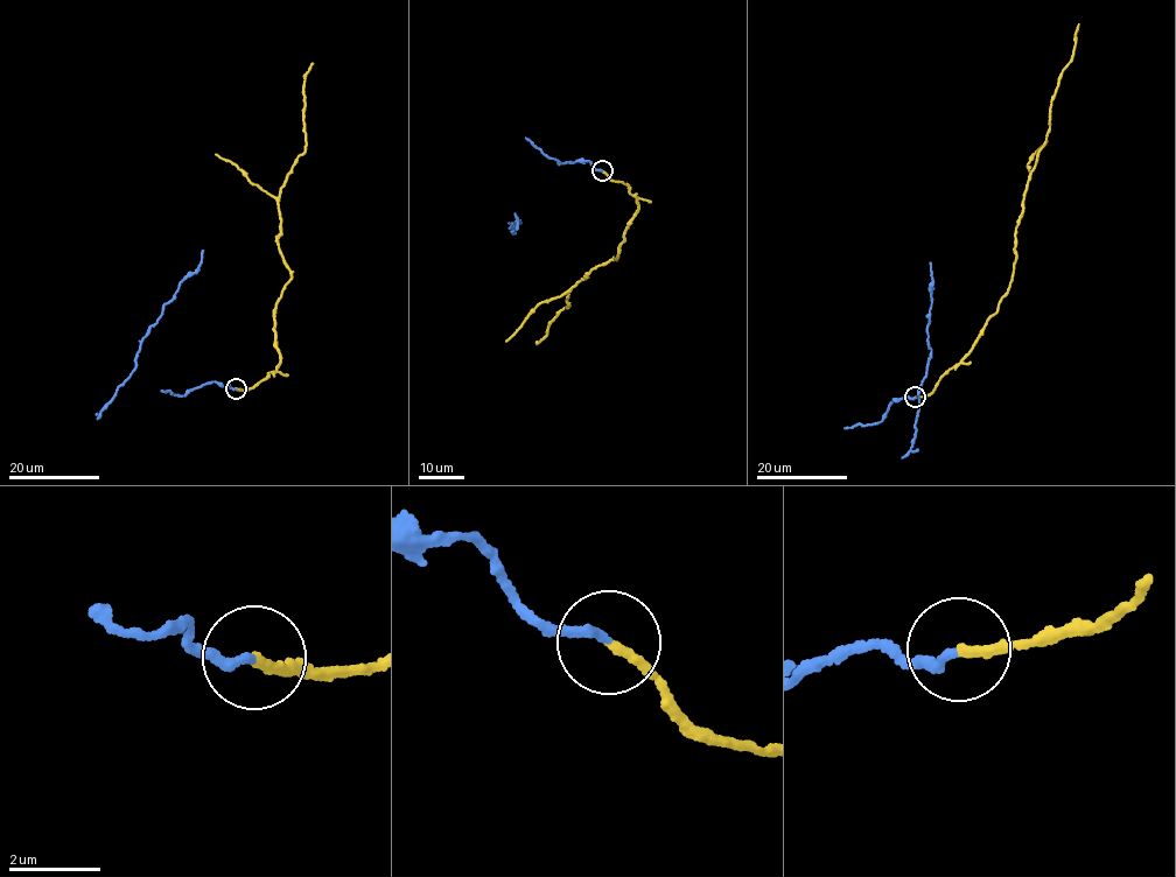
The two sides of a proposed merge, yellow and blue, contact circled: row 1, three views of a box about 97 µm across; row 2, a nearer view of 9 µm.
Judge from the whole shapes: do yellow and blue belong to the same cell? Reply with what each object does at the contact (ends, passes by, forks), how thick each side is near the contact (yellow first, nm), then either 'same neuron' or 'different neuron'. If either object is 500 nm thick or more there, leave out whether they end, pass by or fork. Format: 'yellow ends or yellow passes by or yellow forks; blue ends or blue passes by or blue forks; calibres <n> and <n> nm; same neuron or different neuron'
yellow ends; blue ends; calibres 200 and 190 nm; different neuron

